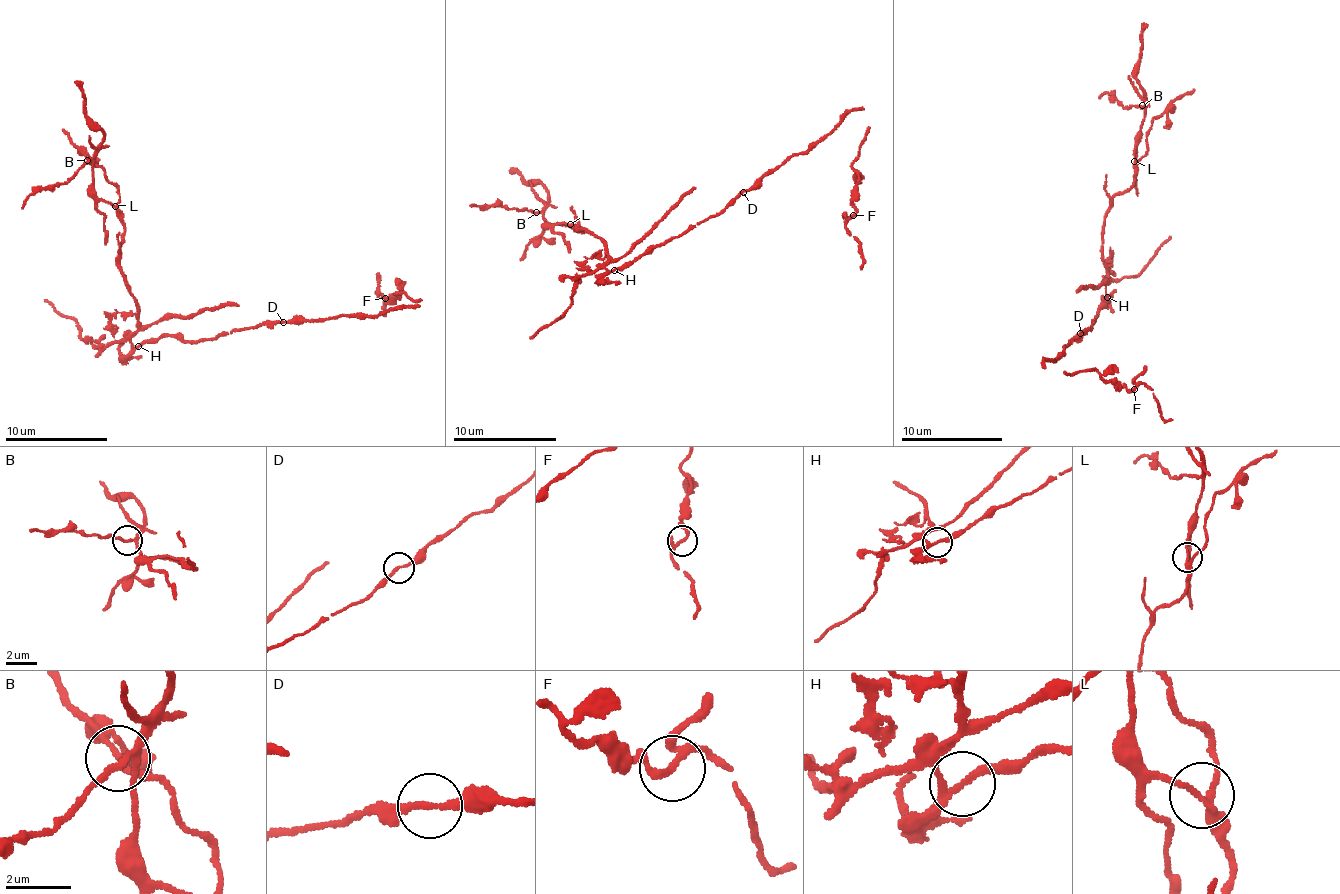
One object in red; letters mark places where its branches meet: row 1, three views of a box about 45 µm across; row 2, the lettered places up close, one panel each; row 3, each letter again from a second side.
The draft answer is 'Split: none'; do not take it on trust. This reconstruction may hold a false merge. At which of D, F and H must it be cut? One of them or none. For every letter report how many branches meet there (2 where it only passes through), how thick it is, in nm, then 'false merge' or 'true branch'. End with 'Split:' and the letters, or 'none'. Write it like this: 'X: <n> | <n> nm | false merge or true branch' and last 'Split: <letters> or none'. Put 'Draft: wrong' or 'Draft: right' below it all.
D: 2 | 190 nm | true branch
F: 3 | 160 nm | true branch
H: 3 | 170 nm | false merge
Split: H
Draft: wrong

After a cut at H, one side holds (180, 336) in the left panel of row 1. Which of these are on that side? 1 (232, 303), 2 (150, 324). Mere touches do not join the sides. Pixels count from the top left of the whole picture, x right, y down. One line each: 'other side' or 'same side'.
1: other side
2: other side

